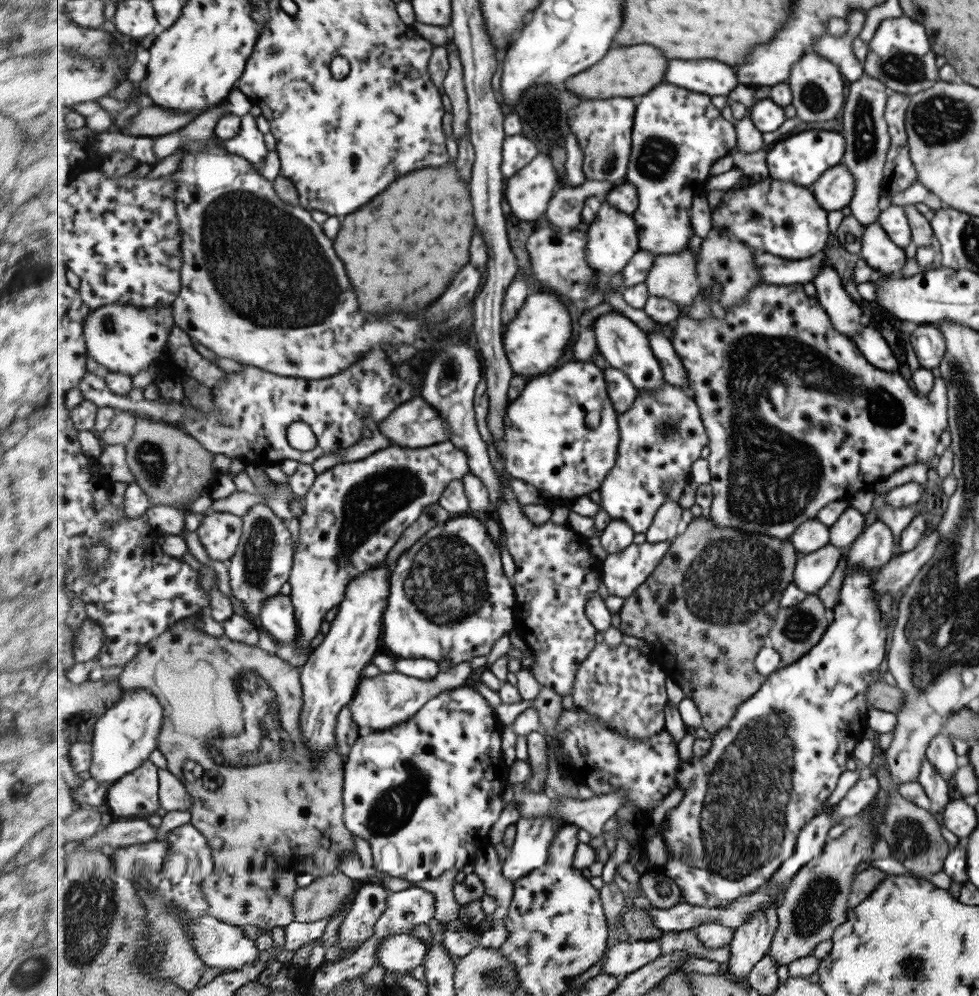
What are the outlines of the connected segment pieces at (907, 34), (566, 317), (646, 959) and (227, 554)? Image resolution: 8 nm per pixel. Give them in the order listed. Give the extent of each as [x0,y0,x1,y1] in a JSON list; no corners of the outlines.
[[862,16,938,95],[504,289,573,377],[601,940,663,976],[196,512,244,563]]

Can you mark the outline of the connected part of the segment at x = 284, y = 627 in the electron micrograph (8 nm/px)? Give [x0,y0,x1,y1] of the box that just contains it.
[261,594,300,645]

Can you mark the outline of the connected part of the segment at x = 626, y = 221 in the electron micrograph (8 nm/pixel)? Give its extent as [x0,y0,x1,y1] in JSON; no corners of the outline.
[588,201,640,277]

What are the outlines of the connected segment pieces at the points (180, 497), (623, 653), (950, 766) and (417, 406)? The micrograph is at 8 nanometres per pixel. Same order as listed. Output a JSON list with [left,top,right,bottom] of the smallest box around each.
[[125,419,217,506],[572,642,670,738],[924,731,957,781],[377,394,451,449]]

